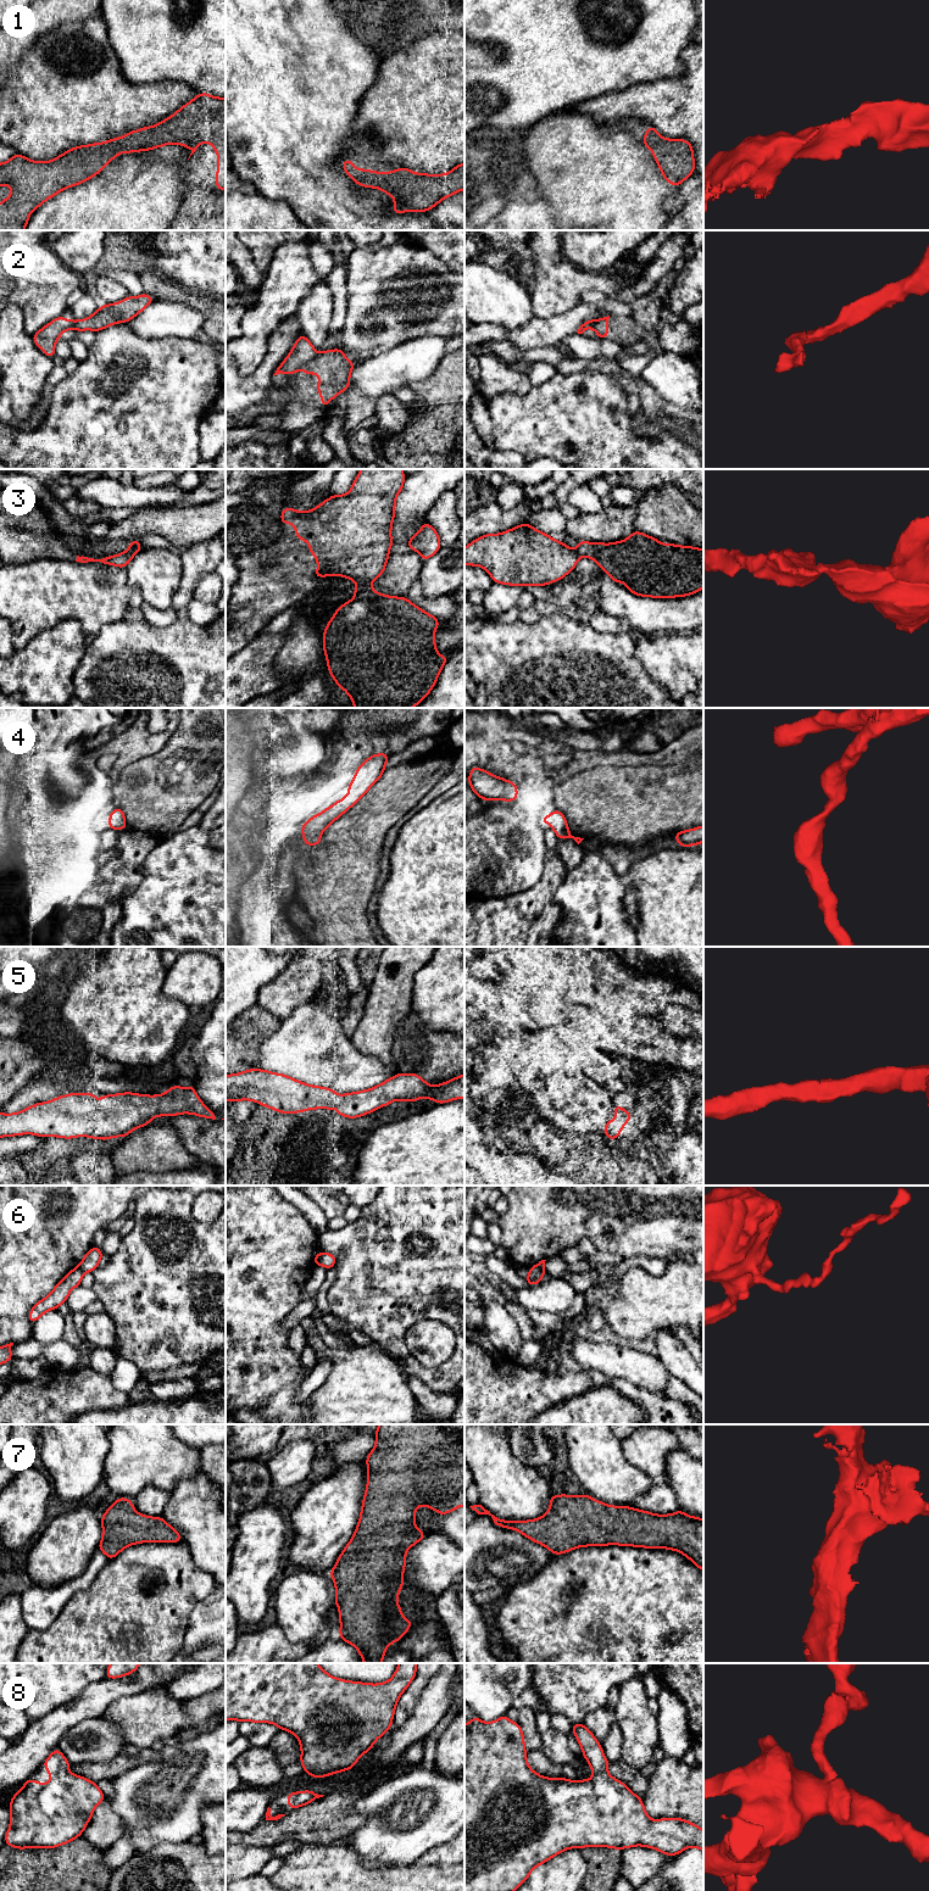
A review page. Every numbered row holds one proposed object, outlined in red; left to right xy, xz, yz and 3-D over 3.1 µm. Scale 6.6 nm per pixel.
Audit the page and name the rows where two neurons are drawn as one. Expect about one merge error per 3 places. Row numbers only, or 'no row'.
2, 3, 6

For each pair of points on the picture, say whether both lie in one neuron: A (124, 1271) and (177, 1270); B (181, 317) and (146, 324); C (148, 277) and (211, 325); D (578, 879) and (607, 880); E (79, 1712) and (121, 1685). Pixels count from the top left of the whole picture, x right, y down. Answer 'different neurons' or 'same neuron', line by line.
A: same neuron
B: same neuron
C: same neuron
D: same neuron
E: same neuron

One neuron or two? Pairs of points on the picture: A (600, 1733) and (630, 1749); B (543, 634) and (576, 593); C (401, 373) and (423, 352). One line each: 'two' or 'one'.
A: two
B: two
C: one

